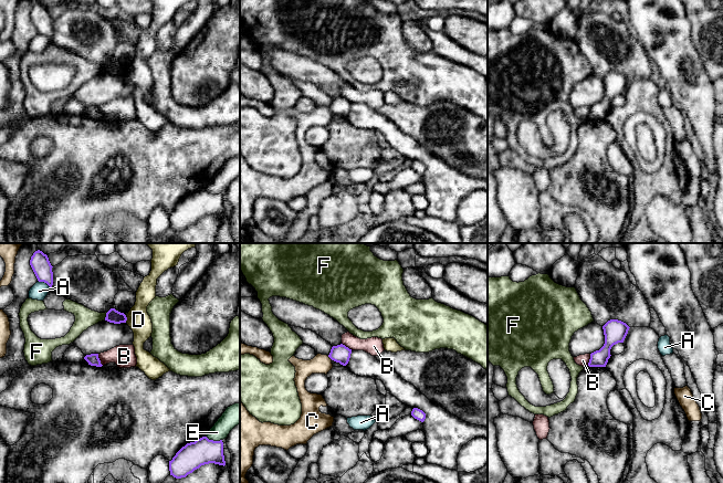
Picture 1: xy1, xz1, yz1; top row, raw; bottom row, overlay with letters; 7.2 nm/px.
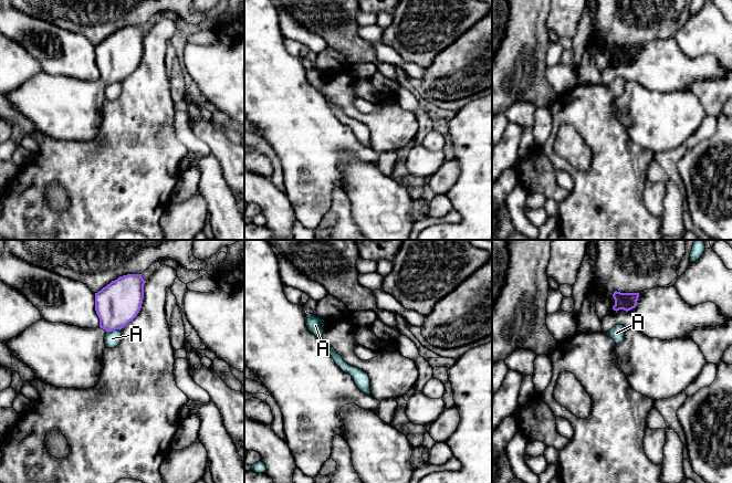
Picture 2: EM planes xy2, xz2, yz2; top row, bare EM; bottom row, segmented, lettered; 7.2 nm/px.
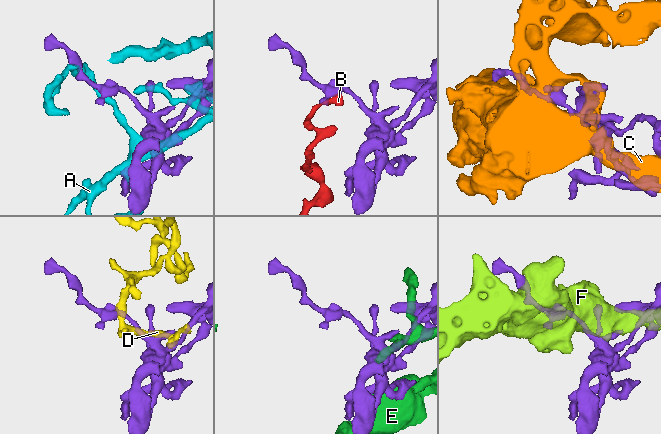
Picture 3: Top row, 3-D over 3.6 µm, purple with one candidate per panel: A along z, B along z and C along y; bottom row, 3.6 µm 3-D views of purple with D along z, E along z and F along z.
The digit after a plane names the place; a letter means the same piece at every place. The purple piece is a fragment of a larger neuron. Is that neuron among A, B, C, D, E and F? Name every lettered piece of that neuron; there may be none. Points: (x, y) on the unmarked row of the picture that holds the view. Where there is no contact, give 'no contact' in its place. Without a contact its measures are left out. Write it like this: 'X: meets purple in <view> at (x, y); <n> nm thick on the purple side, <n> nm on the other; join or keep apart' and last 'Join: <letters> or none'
A: meets purple in xy1 at (45, 34); 140 nm thick on the purple side, 120 nm on the other; keep apart
B: meets purple in xy1 at (98, 112); 90 nm thick on the purple side, 160 nm on the other; keep apart
C: meets purple in xz1 at (329, 109); 130 nm thick on the purple side, 140 nm on the other; keep apart
D: meets purple in xy1 at (126, 72); 100 nm thick on the purple side, 160 nm on the other; keep apart
E: meets purple in xy1 at (212, 192); 190 nm thick on the purple side, 140 nm on the other; keep apart
F: meets purple in xy1 at (106, 69); 100 nm thick on the purple side, 140 nm on the other; keep apart
Join: none

